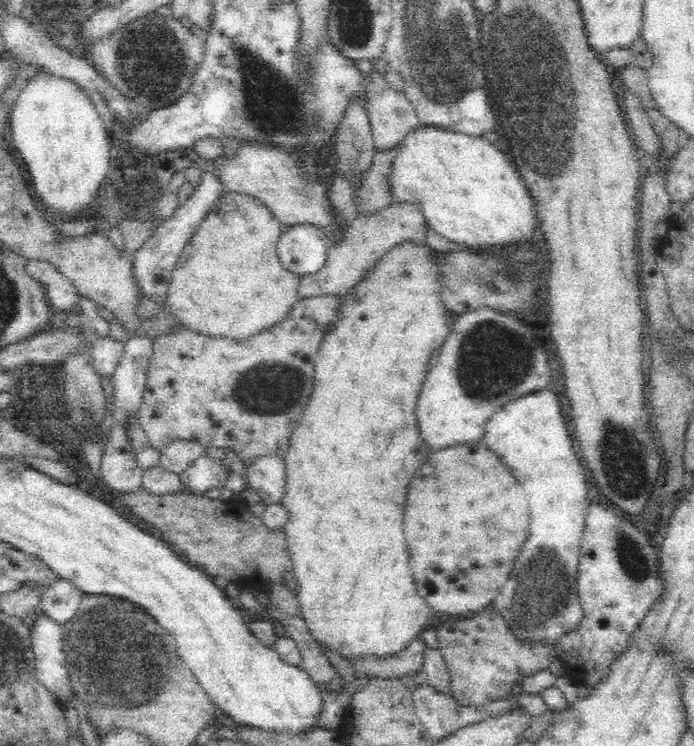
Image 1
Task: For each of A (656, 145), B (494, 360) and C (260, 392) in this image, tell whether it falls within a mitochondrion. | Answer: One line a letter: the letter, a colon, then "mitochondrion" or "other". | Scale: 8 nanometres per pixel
A: other
B: mitochondrion
C: mitochondrion

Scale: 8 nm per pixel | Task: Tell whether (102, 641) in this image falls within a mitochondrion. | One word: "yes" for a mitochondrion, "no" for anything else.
yes

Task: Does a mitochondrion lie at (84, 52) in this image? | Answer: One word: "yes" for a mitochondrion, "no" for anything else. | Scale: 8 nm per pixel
no

